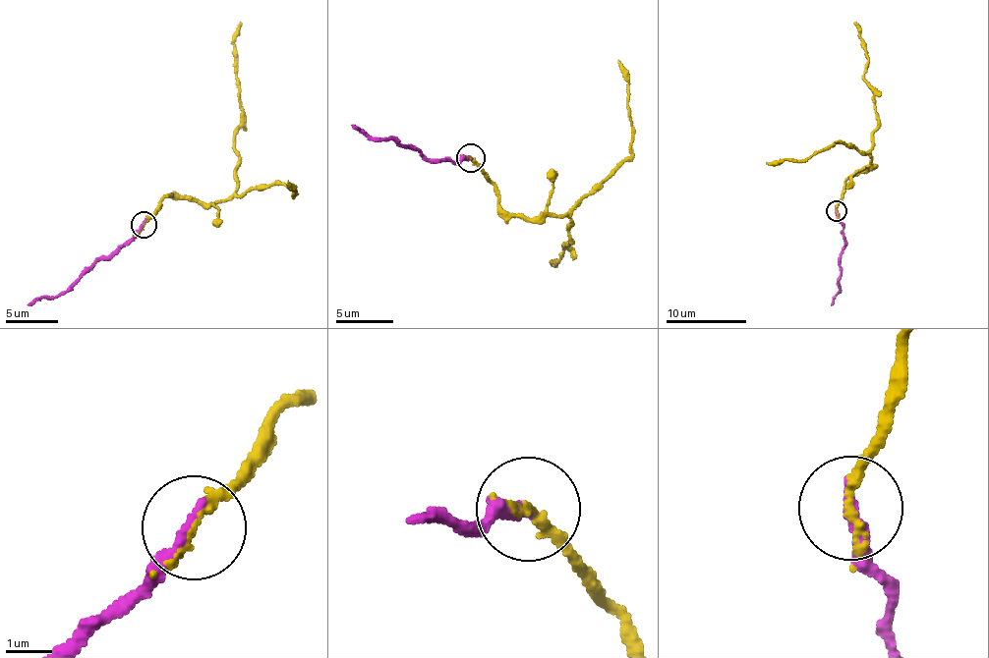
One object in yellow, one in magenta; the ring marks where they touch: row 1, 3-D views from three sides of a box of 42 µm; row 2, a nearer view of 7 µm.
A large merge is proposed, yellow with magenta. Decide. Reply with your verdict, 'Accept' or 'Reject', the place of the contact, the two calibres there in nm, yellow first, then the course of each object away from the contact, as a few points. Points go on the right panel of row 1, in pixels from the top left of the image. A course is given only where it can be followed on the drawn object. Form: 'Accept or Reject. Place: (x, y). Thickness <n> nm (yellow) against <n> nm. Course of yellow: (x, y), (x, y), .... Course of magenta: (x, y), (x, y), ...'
Accept. Place: (836, 211). Thickness 150 nm (yellow) against 320 nm. Course of yellow: (836, 211), (844, 182), (872, 167), (876, 106), (864, 78), (866, 43), (854, 23). Course of magenta: (836, 211), (845, 240), (840, 255), (840, 287), (832, 304)

